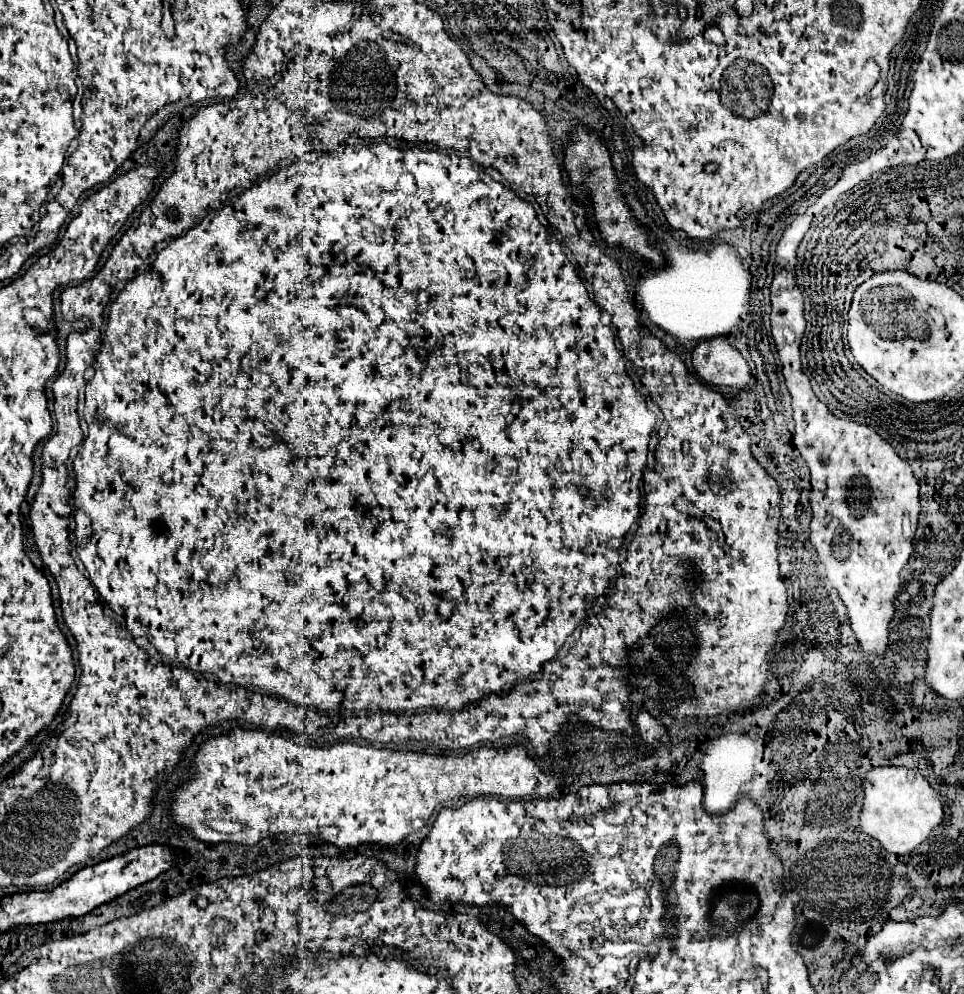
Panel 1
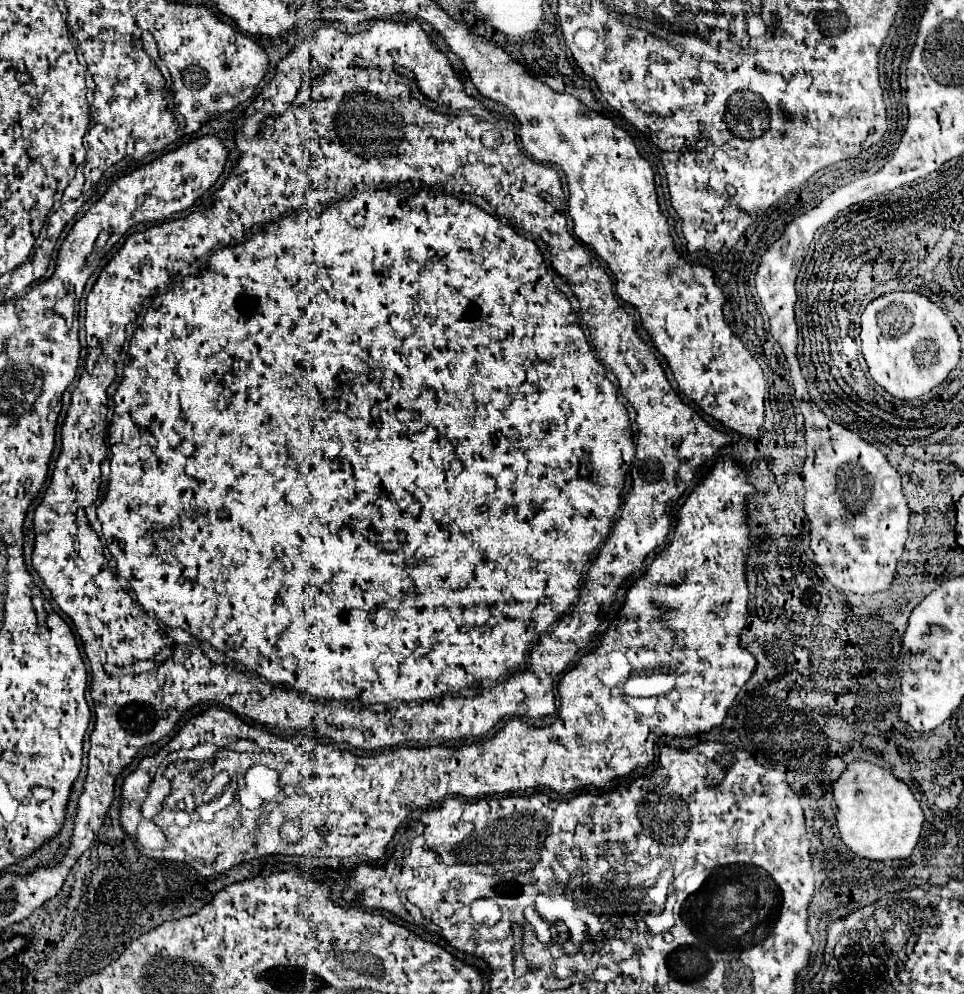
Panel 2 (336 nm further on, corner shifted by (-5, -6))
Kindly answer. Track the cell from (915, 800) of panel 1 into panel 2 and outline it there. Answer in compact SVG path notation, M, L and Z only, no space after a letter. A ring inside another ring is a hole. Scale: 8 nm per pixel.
M855 760L831 784L831 790L837 808L837 828L851 852L867 860L897 860L911 856L923 828L923 812L905 782L871 762Z

